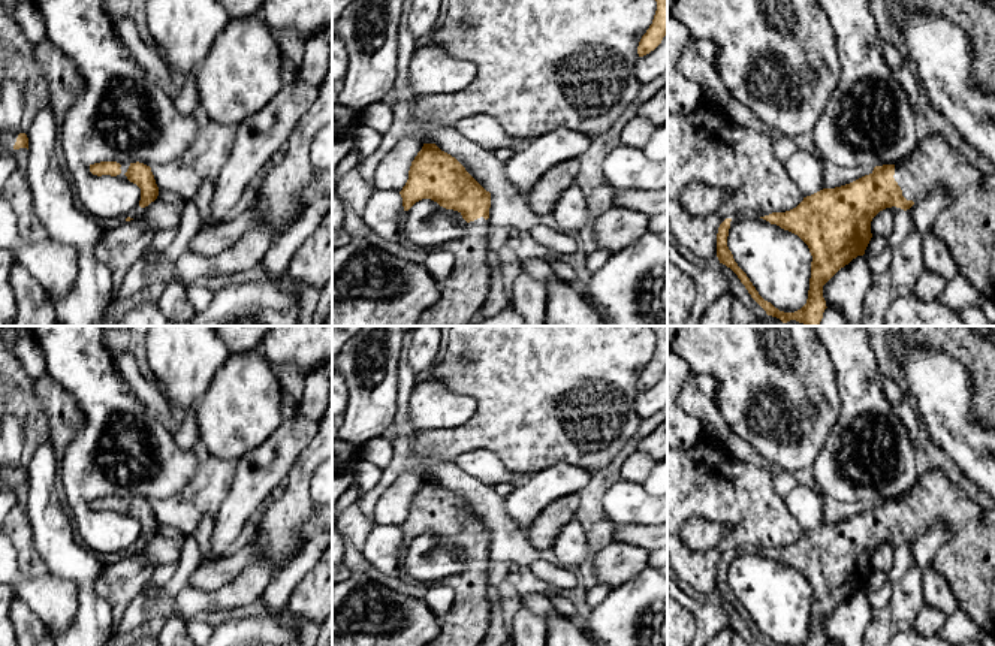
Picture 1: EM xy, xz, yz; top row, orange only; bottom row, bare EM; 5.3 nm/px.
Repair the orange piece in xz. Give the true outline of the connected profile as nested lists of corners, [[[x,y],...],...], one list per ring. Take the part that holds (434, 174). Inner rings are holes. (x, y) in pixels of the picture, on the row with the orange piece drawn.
[[[423,144],[399,194],[404,211],[422,199],[431,199],[446,209],[458,211],[467,221],[464,238],[440,247],[453,254],[453,269],[441,283],[440,299],[419,320],[420,326],[467,326],[489,290],[486,254],[491,193],[455,157],[435,144]]]

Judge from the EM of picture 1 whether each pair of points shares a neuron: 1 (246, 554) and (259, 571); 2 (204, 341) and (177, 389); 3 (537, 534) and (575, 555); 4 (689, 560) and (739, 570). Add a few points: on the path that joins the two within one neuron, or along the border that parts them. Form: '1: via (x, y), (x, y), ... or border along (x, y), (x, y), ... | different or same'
1: border along (253, 536), (259, 549), (259, 558), (225, 585) | different
2: via (192, 353), (184, 361), (184, 377) | same
3: border along (572, 518), (557, 534), (551, 546) | different
4: border along (759, 551), (739, 549), (732, 554) | different

